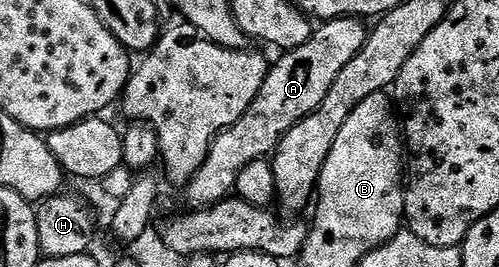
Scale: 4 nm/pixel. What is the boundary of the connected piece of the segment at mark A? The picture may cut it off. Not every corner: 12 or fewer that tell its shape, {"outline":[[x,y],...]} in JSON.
{"outline":[[353,16],[319,23],[271,63],[252,106],[188,183],[193,207],[227,199],[324,102],[366,45]]}

